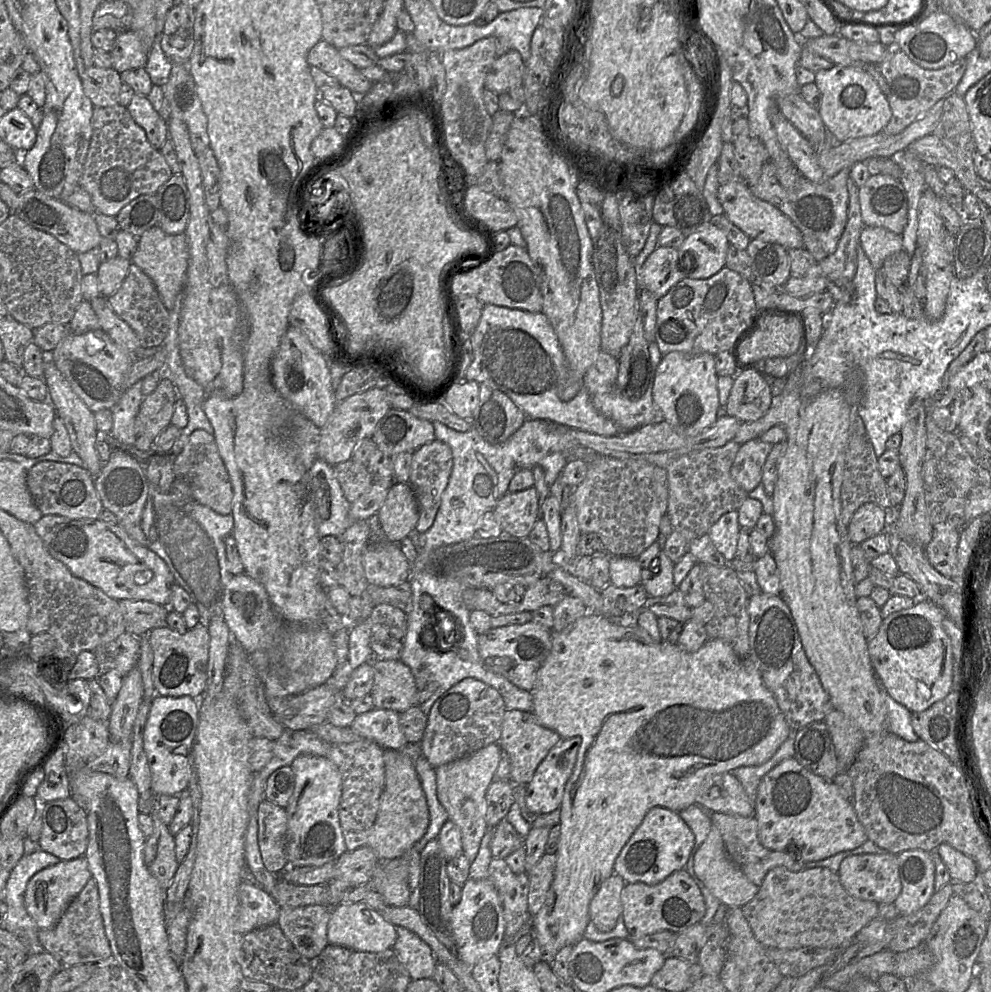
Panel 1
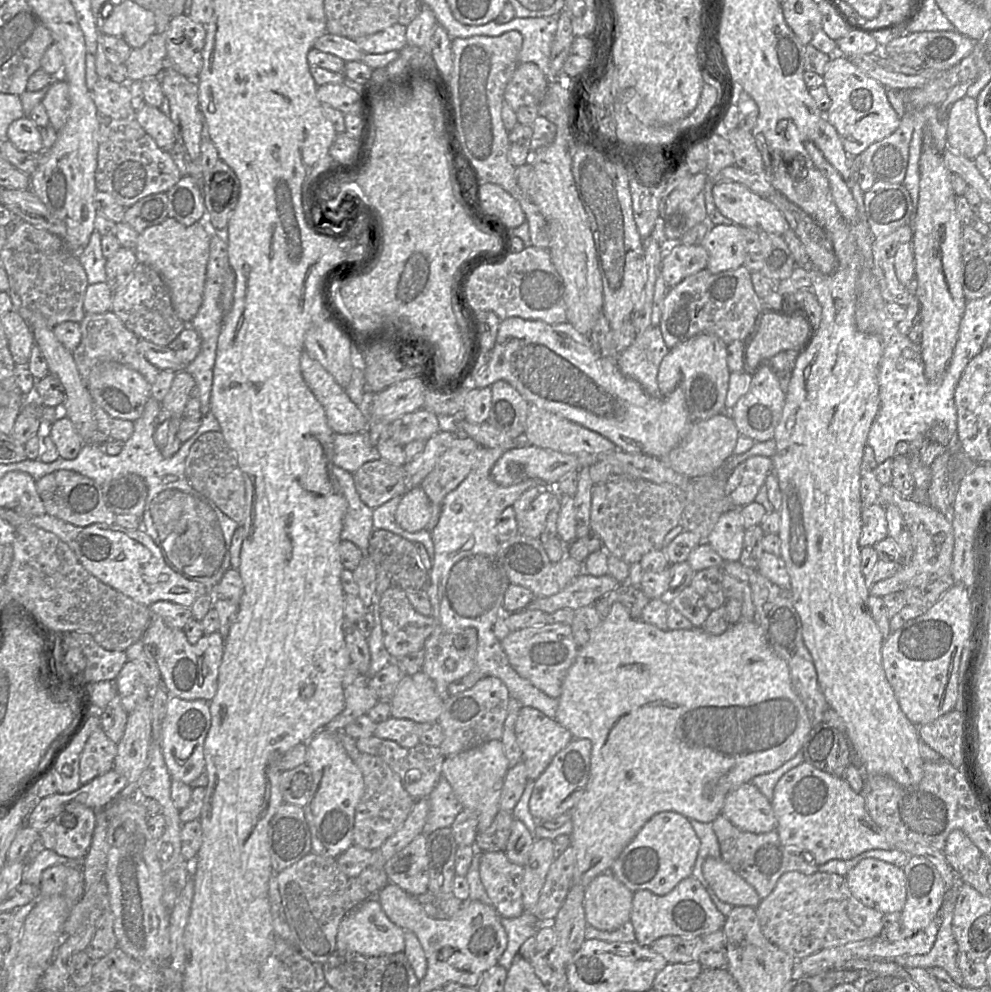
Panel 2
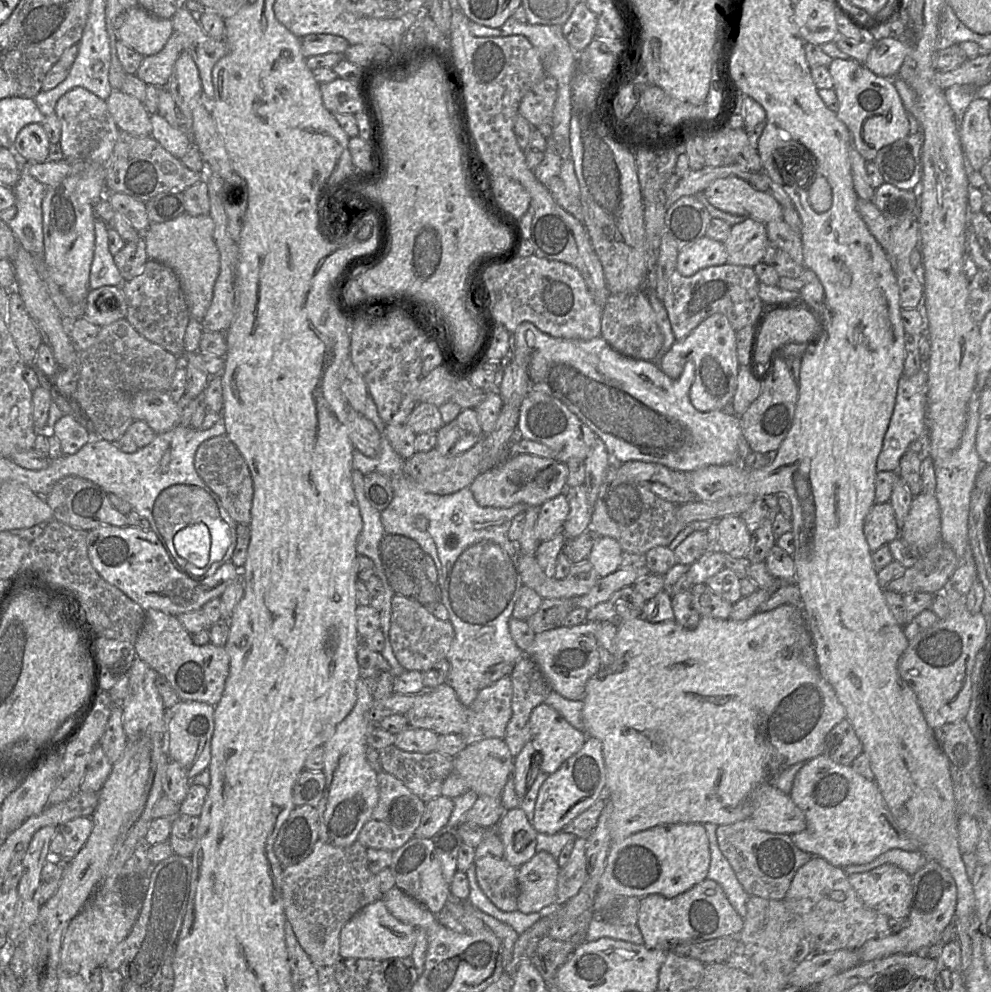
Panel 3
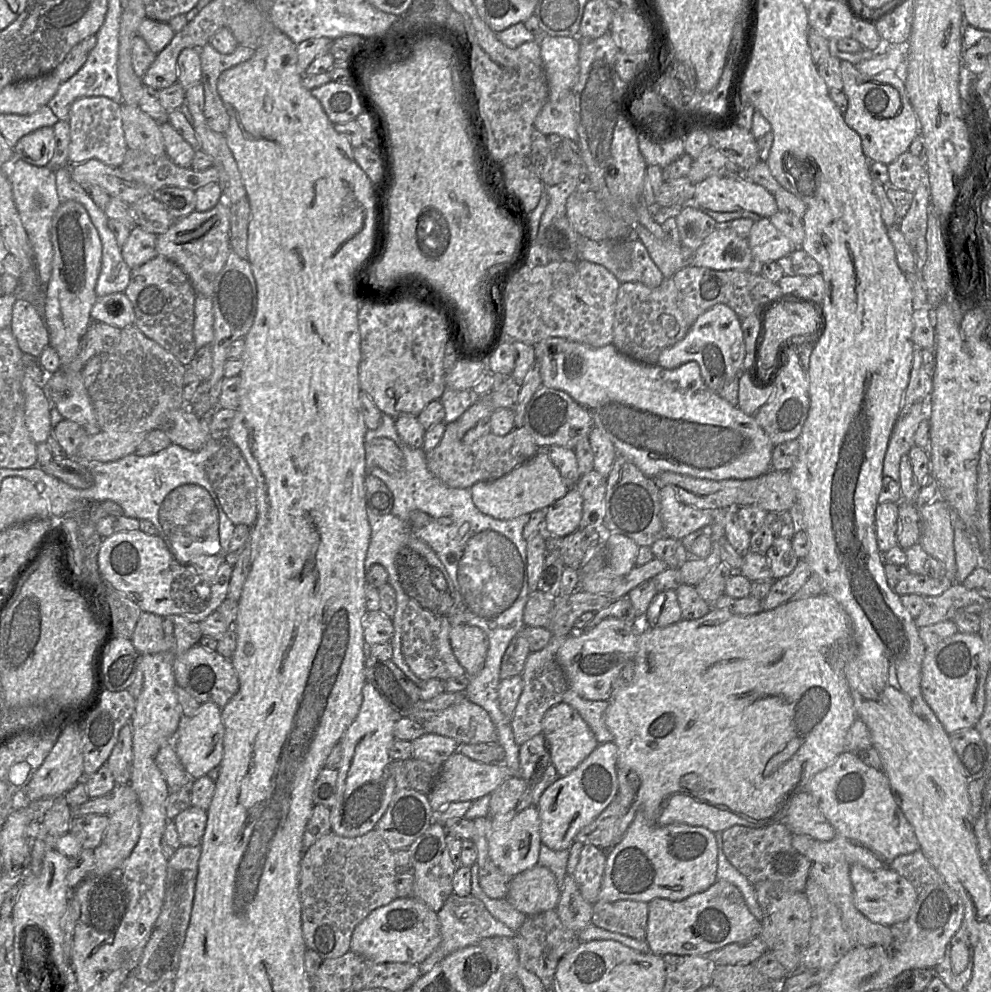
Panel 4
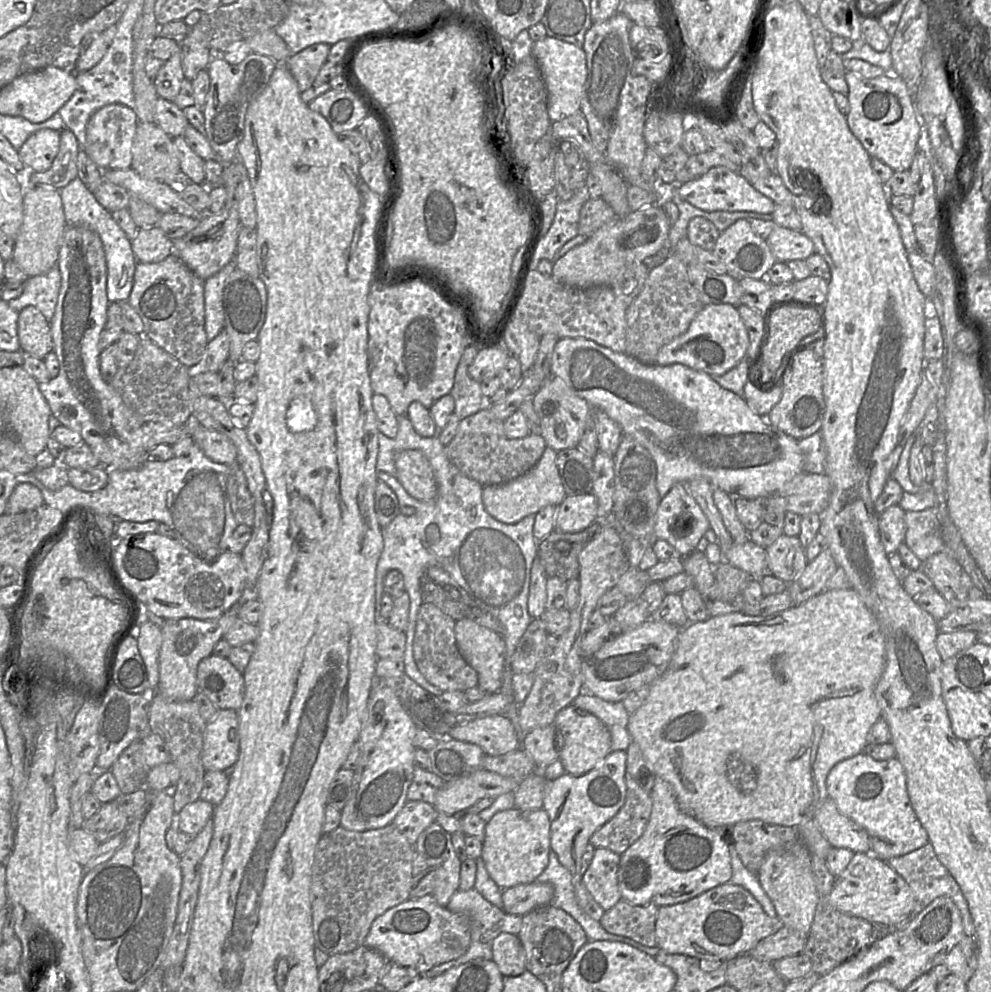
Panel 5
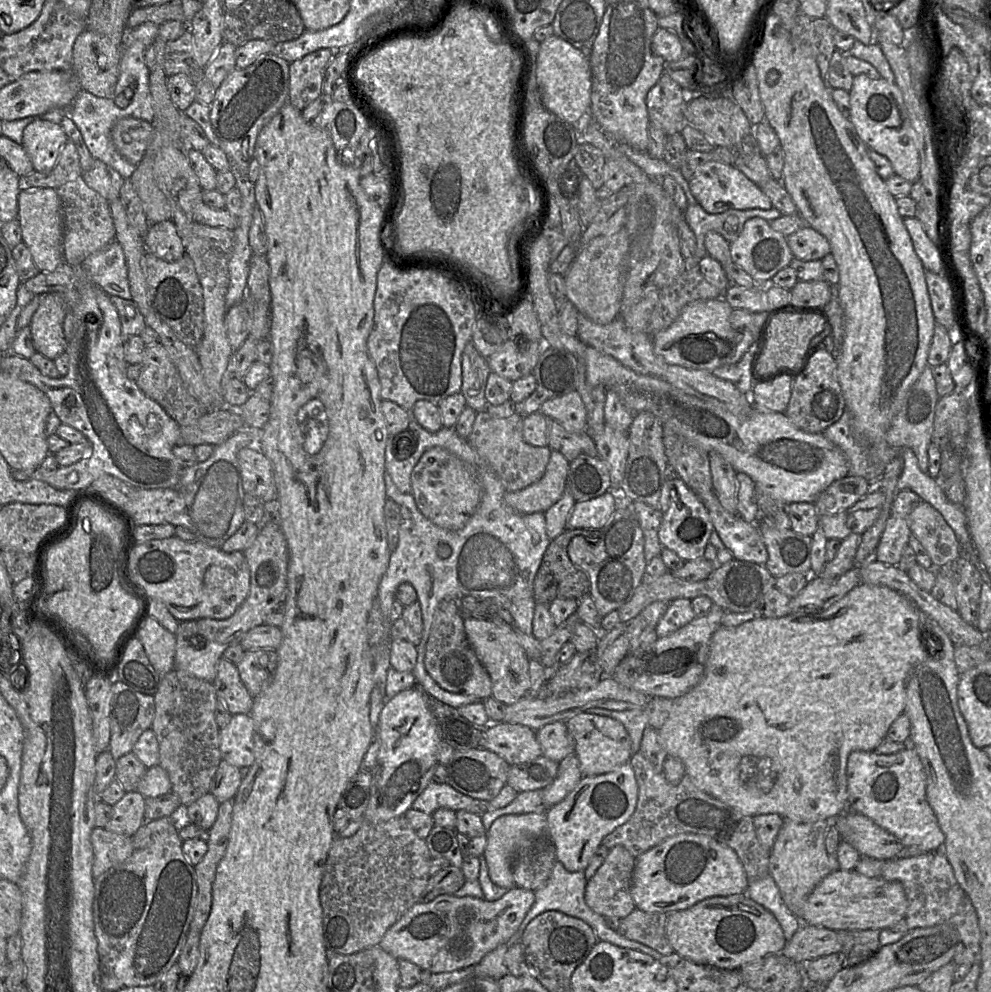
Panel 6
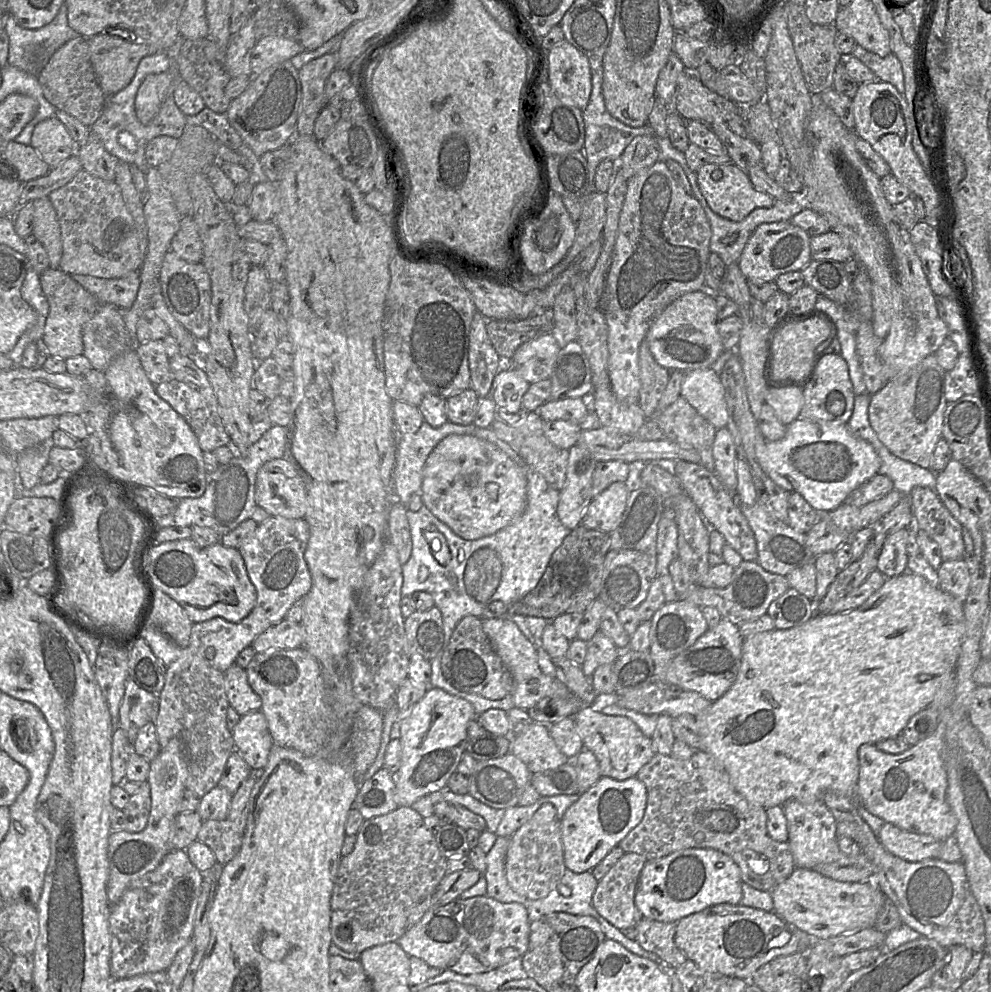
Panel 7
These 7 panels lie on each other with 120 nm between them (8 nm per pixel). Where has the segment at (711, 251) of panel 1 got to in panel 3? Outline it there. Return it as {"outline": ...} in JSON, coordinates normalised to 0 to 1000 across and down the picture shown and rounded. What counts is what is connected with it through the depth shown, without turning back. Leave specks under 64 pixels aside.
{"outline":[[[760,221],[739,228],[730,246],[734,253],[734,266],[755,269],[770,264],[777,247],[773,227]]]}

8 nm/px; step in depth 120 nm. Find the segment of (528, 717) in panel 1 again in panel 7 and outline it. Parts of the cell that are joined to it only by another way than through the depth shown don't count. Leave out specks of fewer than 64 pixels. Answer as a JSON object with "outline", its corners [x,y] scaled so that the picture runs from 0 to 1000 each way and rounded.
{"outline":[[[596,710],[589,711],[577,723],[589,755],[595,756],[602,764],[607,783],[622,786],[642,783],[645,776],[662,761],[657,743],[651,742],[636,724],[608,720]]]}

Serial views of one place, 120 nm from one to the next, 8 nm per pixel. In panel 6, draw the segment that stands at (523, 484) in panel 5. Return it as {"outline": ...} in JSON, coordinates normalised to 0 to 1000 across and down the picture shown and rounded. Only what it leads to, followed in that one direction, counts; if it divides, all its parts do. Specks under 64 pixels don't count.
{"outline":[[[557,454],[549,479],[529,493],[511,496],[510,506],[524,517],[550,516],[571,492],[574,467],[564,455]]]}

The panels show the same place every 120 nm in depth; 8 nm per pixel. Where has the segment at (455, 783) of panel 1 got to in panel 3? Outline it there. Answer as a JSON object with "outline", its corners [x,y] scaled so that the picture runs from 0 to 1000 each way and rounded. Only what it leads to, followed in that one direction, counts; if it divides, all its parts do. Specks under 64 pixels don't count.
{"outline":[[[494,744],[469,753],[456,765],[457,777],[472,790],[474,797],[483,802],[506,804],[508,795],[519,778],[519,763],[508,745]]]}

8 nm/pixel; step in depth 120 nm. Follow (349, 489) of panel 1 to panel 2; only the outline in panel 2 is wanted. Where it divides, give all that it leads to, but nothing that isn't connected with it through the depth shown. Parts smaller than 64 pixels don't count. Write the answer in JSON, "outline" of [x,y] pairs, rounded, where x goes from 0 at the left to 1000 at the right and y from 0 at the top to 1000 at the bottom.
{"outline":[[[387,463],[368,467],[356,477],[356,482],[363,504],[375,514],[418,492],[414,491],[407,470]]]}

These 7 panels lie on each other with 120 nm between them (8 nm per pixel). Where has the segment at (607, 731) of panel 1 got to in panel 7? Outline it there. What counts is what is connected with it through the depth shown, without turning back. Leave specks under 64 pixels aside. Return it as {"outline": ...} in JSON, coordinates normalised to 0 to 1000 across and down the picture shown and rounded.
{"outline":[[[914,576],[911,579],[895,582],[892,589],[869,611],[844,619],[823,618],[809,630],[795,633],[782,633],[752,641],[749,650],[748,671],[738,694],[717,712],[701,723],[707,728],[707,740],[711,755],[719,761],[735,779],[742,796],[759,810],[772,816],[790,813],[796,805],[808,809],[829,806],[831,798],[839,796],[862,805],[867,782],[866,756],[871,750],[885,750],[890,746],[908,742],[918,724],[936,712],[956,712],[964,696],[964,674],[974,639],[972,607],[938,590],[928,580]]]}

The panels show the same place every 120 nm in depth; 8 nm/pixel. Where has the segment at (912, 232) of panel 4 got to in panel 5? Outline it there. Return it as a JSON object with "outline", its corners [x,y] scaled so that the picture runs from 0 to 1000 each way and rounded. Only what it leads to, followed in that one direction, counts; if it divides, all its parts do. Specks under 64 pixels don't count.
{"outline":[[[925,113],[925,121],[929,129],[929,139],[926,143],[926,151],[933,154],[932,170],[925,192],[921,198],[921,212],[917,217],[922,228],[938,226],[943,221],[945,196],[939,167],[939,147],[936,140],[936,132],[931,118]]]}

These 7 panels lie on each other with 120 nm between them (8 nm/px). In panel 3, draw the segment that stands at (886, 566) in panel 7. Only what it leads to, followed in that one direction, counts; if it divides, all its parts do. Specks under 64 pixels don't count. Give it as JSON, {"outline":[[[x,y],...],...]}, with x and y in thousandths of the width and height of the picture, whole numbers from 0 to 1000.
{"outline":[[[897,506],[883,507],[873,523],[872,538],[879,556],[908,540],[903,517]]]}

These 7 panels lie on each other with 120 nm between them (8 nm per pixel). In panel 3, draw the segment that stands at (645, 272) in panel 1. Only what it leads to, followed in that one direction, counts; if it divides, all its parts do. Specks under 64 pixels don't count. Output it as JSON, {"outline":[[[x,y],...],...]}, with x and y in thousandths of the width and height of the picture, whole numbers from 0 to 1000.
{"outline":[[[711,238],[686,251],[682,273],[694,279],[707,271],[731,266],[734,266],[734,253],[730,244]]]}

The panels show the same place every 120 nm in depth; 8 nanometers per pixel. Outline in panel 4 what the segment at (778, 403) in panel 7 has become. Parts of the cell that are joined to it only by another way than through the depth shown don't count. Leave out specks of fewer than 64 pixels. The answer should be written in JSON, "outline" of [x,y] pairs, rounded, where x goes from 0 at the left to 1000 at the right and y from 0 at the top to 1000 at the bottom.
{"outline":[[[753,373],[746,375],[745,383],[745,407],[744,409],[753,417],[761,418],[764,413],[770,409],[781,395],[781,389],[774,387],[775,384],[757,383],[756,376]]]}

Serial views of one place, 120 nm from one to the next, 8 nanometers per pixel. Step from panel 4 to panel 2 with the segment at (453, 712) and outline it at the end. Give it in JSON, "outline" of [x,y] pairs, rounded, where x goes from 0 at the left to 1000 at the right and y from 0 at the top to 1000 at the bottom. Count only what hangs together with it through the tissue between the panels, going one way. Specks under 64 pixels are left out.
{"outline":[[[429,678],[409,680],[393,706],[395,722],[401,725],[413,725],[421,729],[441,728],[447,716],[447,706],[440,697],[439,688]]]}

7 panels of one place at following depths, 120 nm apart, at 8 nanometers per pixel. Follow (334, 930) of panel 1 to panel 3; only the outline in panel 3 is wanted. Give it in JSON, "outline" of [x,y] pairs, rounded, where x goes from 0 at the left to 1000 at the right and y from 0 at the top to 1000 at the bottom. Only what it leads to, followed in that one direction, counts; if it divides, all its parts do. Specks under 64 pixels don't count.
{"outline":[[[385,907],[366,914],[344,936],[343,964],[346,967],[387,968],[414,965],[420,948],[420,935],[400,926]]]}

